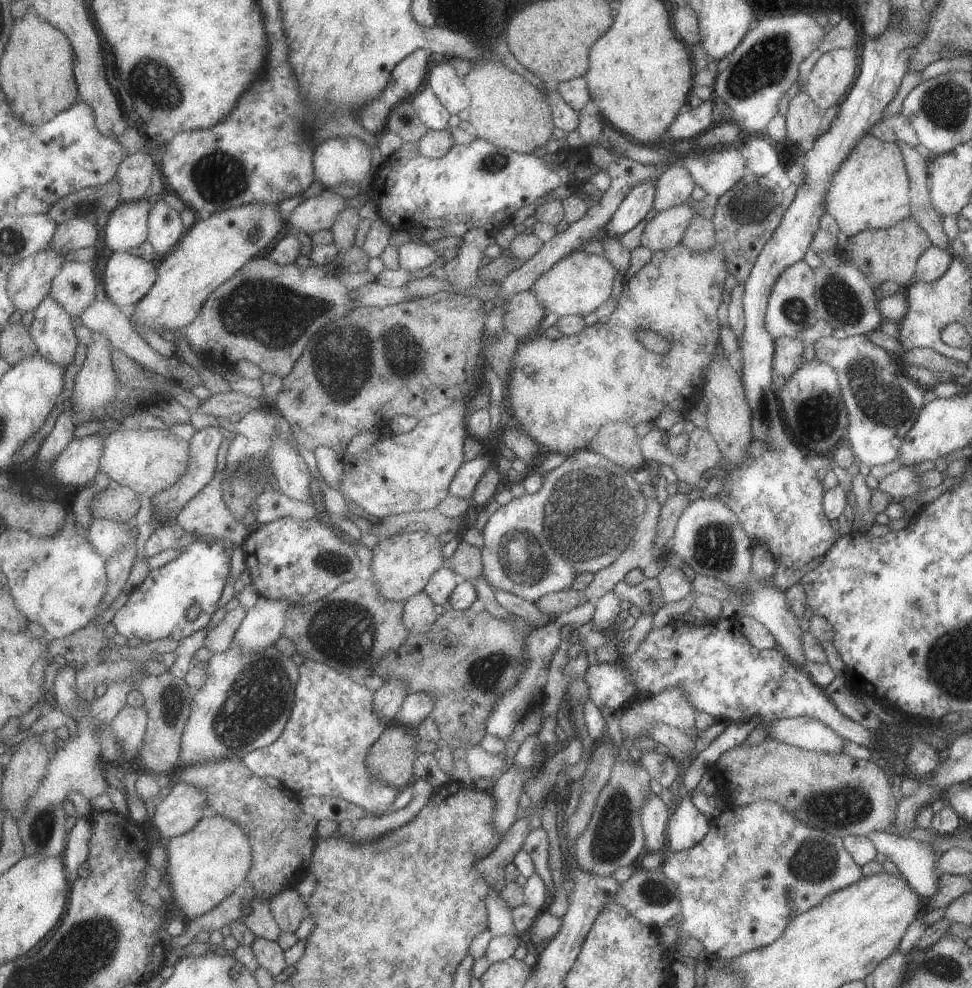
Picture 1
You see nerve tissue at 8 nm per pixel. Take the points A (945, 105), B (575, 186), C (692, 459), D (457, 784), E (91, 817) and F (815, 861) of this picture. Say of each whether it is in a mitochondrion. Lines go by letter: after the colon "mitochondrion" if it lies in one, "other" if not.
A: mitochondrion
B: other
C: other
D: other
E: other
F: mitochondrion

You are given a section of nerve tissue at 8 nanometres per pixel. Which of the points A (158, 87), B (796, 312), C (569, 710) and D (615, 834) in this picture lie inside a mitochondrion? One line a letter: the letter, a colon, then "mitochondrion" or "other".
A: mitochondrion
B: mitochondrion
C: other
D: mitochondrion

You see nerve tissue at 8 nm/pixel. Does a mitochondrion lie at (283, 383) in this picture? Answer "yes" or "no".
no

